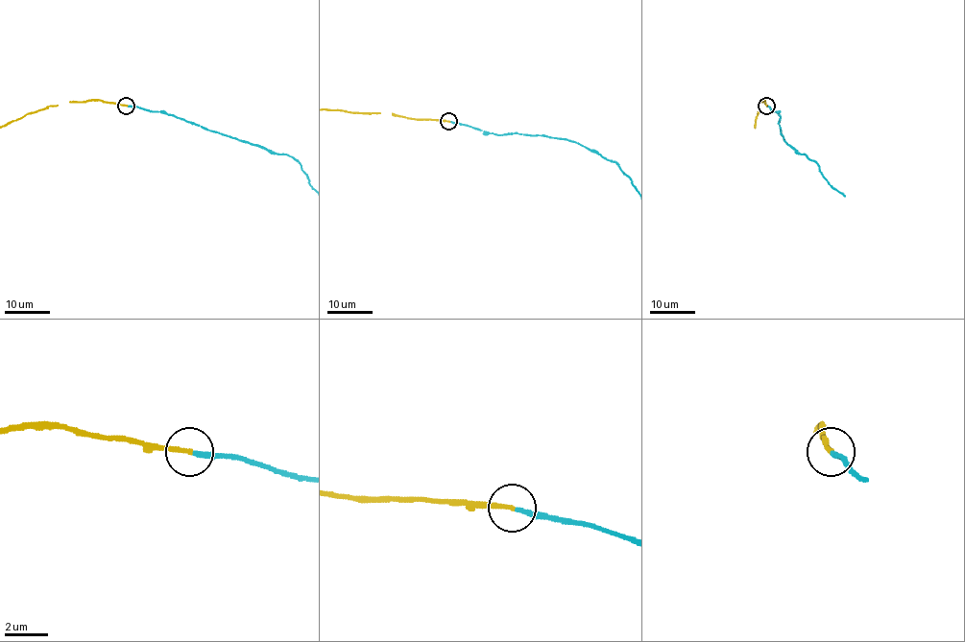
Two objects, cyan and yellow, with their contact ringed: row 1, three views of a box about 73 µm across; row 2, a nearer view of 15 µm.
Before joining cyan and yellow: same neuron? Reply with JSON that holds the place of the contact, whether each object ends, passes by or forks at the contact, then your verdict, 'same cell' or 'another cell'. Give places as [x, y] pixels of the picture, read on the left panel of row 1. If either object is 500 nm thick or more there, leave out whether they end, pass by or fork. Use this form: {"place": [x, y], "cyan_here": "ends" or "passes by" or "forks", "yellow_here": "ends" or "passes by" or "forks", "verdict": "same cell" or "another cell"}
{"place": [126, 106], "cyan_here": "ends", "yellow_here": "ends", "verdict": "same cell"}

